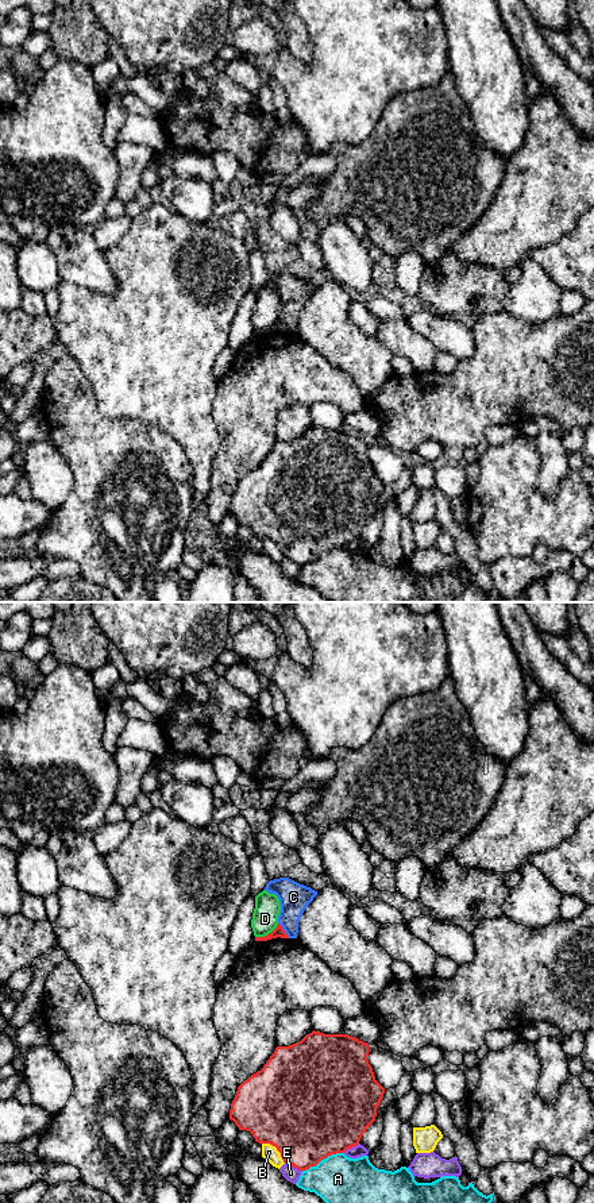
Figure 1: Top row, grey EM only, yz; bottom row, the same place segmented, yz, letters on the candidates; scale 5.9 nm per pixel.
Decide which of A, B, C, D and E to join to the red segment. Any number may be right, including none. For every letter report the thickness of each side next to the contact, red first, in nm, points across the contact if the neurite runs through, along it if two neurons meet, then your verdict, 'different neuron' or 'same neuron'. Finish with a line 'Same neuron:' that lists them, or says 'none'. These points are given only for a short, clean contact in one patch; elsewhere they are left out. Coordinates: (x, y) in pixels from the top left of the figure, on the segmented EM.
A: calibres 500 and 280 nm; different neuron
B: calibres 500 and 90 nm; different neuron
C: calibres 60 and 180 nm; border yz (278, 922), (289, 937); different neuron
D: calibres 60 and 160 nm; different neuron
E: calibres 440 and 90 nm; different neuron
Same neuron: none

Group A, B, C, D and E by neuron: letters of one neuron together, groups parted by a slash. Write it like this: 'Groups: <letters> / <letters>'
Groups: A / B / C / D / E

